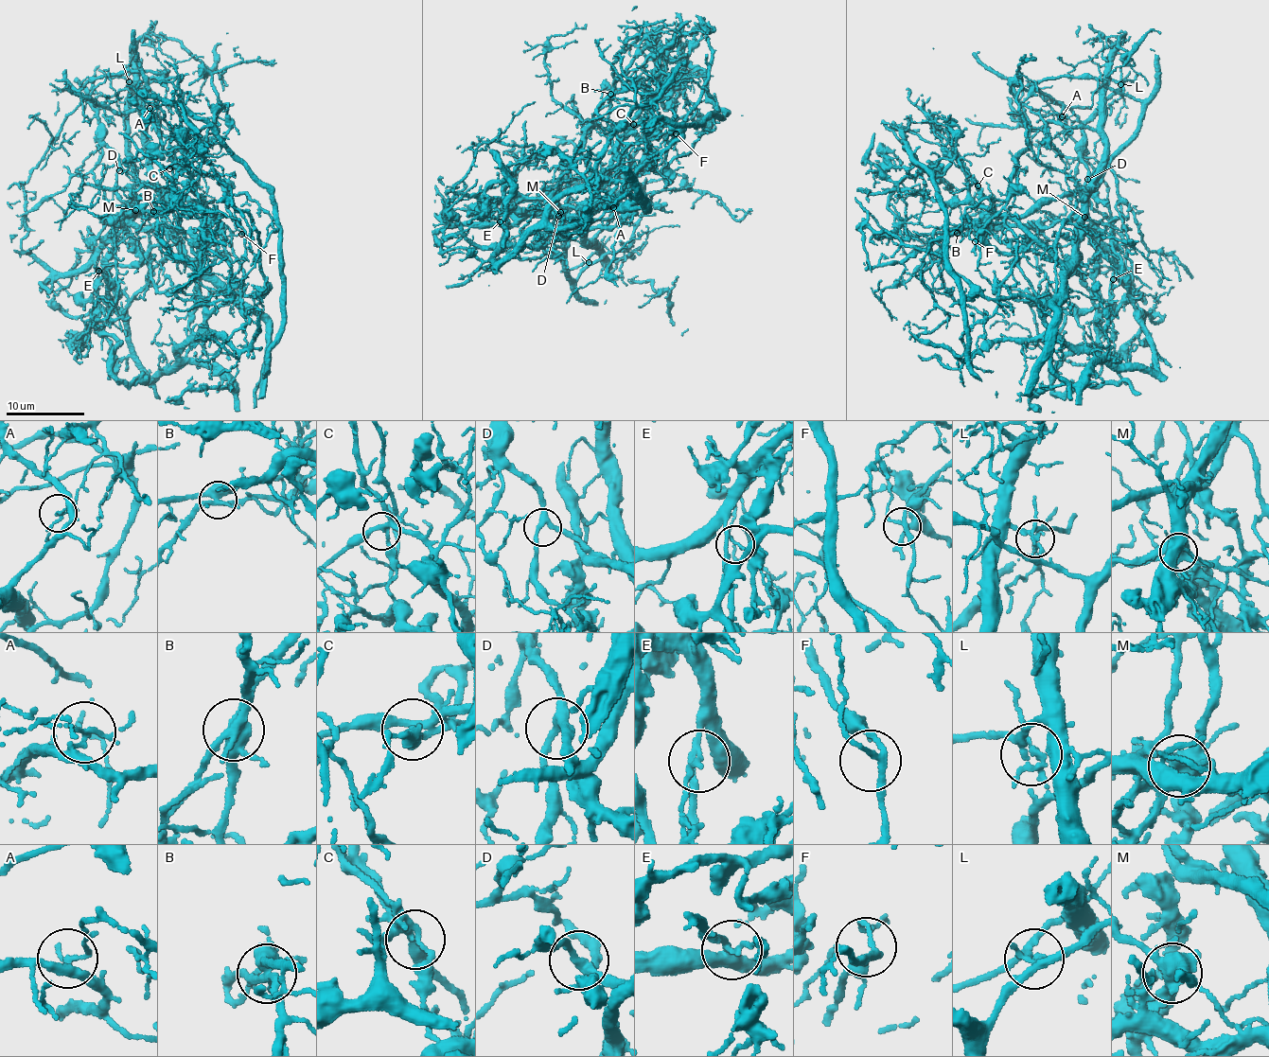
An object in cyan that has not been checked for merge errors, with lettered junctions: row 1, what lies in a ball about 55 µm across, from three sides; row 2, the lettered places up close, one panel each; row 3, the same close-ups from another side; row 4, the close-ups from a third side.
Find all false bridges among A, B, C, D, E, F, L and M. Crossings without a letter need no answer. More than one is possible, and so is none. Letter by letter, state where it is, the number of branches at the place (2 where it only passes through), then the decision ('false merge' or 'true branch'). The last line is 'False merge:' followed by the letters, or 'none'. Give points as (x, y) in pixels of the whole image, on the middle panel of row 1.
A: place (613, 207); branches 3; false merge
B: place (610, 94); branches 5; false merge
C: place (633, 124); branches 5; true branch
D: place (558, 216); branches 3; true branch
E: place (500, 221); branches 3; true branch
F: place (676, 133); branches 3; true branch
L: place (589, 262); branches 4; false merge
M: place (560, 212); branches 5; false merge
False merge: A, B, L, M

